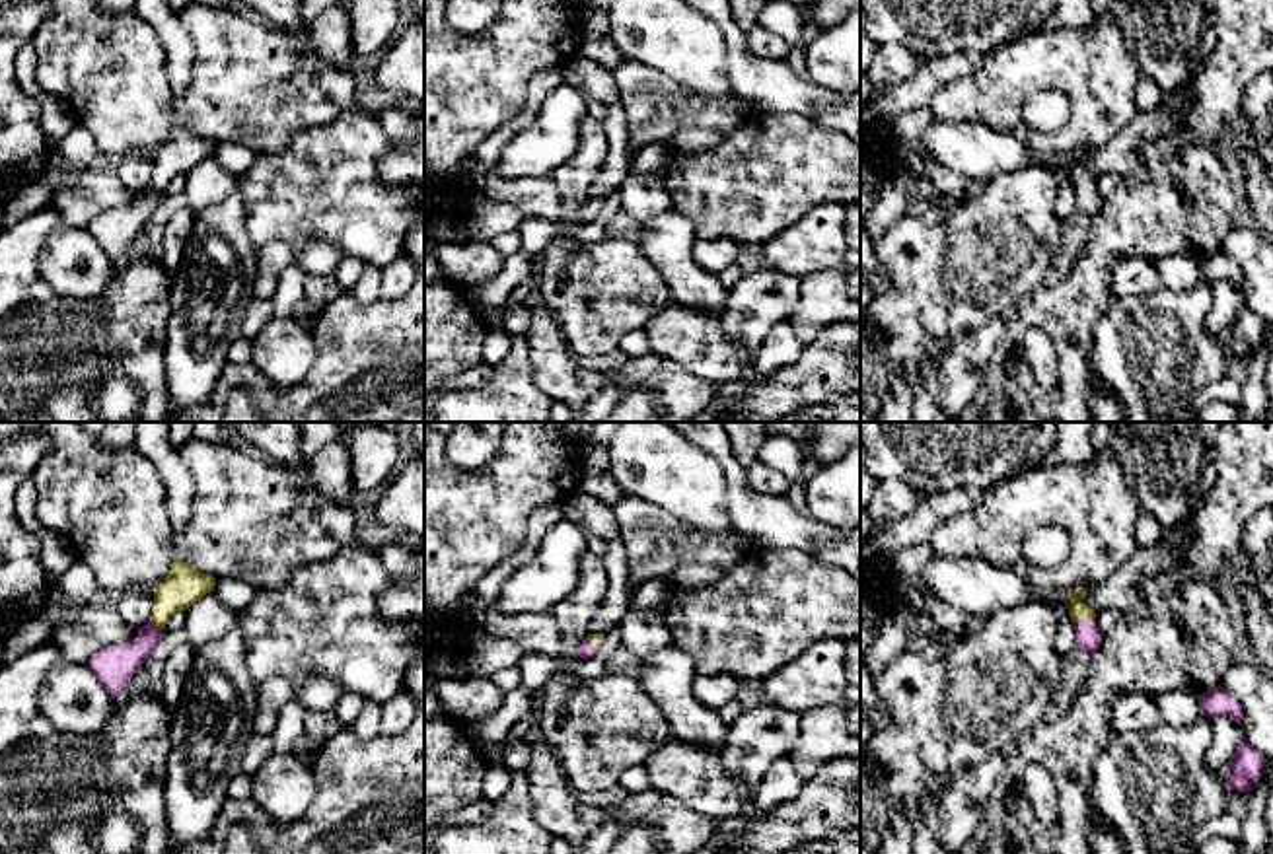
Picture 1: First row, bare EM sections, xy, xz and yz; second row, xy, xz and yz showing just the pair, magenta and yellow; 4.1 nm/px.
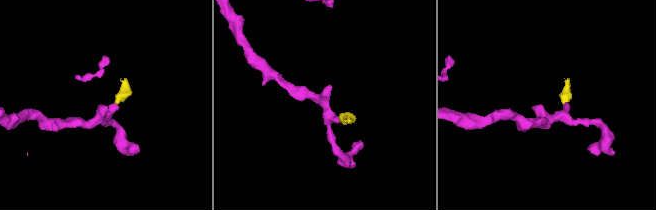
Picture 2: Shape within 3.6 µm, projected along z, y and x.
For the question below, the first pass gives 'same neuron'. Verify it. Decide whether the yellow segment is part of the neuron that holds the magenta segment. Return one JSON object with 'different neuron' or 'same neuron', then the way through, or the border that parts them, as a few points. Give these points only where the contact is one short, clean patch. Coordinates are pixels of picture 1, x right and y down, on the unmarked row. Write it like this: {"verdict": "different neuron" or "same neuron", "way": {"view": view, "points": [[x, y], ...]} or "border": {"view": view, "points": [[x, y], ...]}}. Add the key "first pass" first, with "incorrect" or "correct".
{"first pass": "correct", "verdict": "same neuron", "way": {"view": "yz", "points": [[1089, 203], [1085, 183], [1077, 176]]}}

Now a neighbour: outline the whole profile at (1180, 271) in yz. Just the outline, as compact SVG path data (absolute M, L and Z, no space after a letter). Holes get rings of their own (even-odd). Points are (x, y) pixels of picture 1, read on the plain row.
M1174 253L1152 261L1162 286L1187 290L1199 278L1201 270L1193 253Z

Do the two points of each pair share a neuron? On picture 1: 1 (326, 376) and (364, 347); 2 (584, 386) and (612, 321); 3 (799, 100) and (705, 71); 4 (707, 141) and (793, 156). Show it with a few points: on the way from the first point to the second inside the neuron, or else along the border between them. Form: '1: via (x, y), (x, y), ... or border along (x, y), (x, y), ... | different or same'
1: via (335, 376), (355, 356) | same
2: border along (563, 337), (575, 356) | different
3: border along (721, 34), (727, 45), (727, 72), (732, 92) | different
4: border along (725, 137), (711, 148), (676, 150) | different

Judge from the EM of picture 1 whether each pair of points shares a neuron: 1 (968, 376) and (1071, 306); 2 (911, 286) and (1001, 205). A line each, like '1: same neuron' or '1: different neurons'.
1: different neurons
2: same neuron

